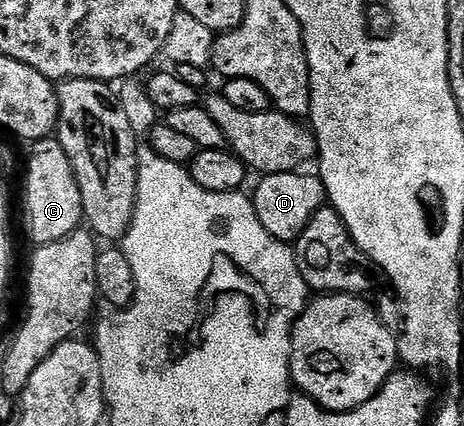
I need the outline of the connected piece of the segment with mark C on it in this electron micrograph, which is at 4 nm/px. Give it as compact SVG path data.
M49 138L35 141L28 156L28 177L24 180L24 220L28 223L28 236L33 245L58 242L81 227L84 211L82 194L78 190L76 175L66 150L62 150L59 139Z

